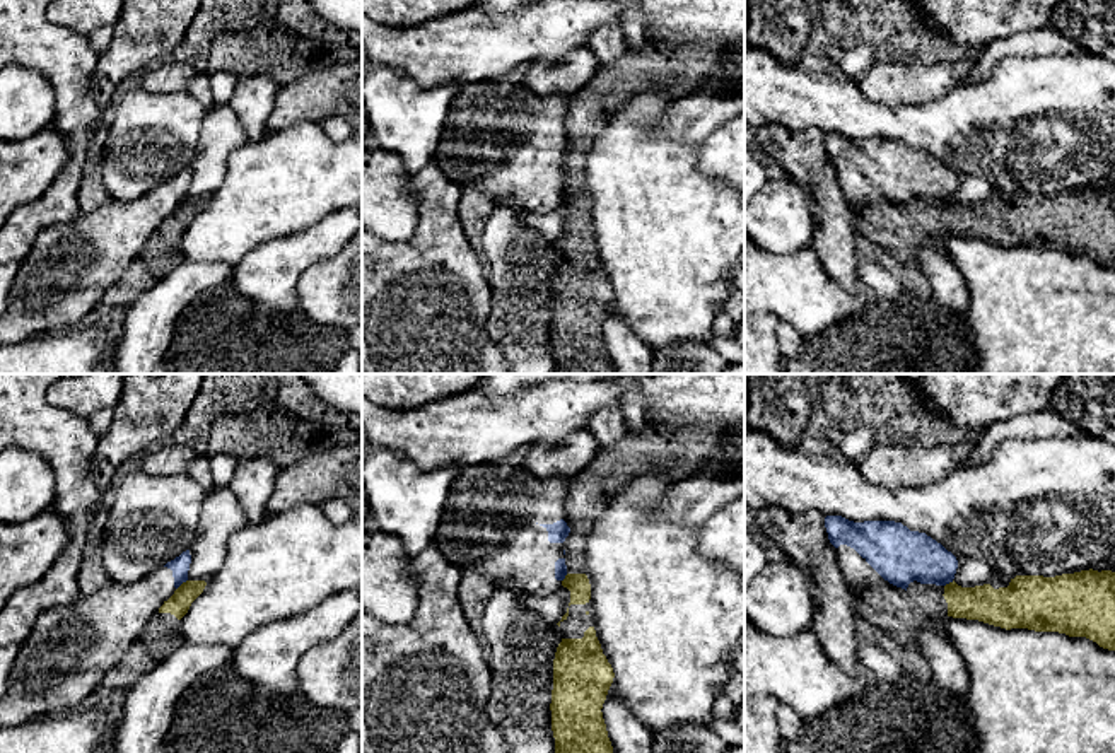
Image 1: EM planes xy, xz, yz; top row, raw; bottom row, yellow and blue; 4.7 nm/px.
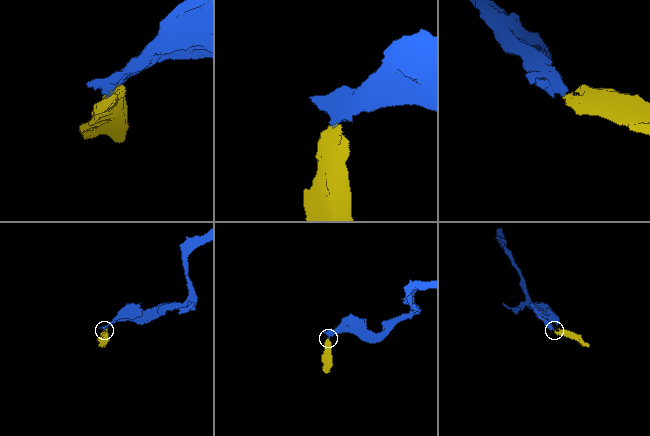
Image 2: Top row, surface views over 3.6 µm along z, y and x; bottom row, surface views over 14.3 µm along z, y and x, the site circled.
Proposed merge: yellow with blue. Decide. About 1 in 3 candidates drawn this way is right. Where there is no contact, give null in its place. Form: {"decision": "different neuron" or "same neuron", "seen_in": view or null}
{"decision": "different neuron", "seen_in": "xy"}

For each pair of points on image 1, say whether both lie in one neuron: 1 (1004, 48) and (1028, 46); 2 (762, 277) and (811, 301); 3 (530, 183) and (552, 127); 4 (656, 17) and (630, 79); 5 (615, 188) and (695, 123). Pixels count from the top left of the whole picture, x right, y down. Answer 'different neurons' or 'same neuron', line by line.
1: same neuron
2: same neuron
3: same neuron
4: different neurons
5: different neurons

